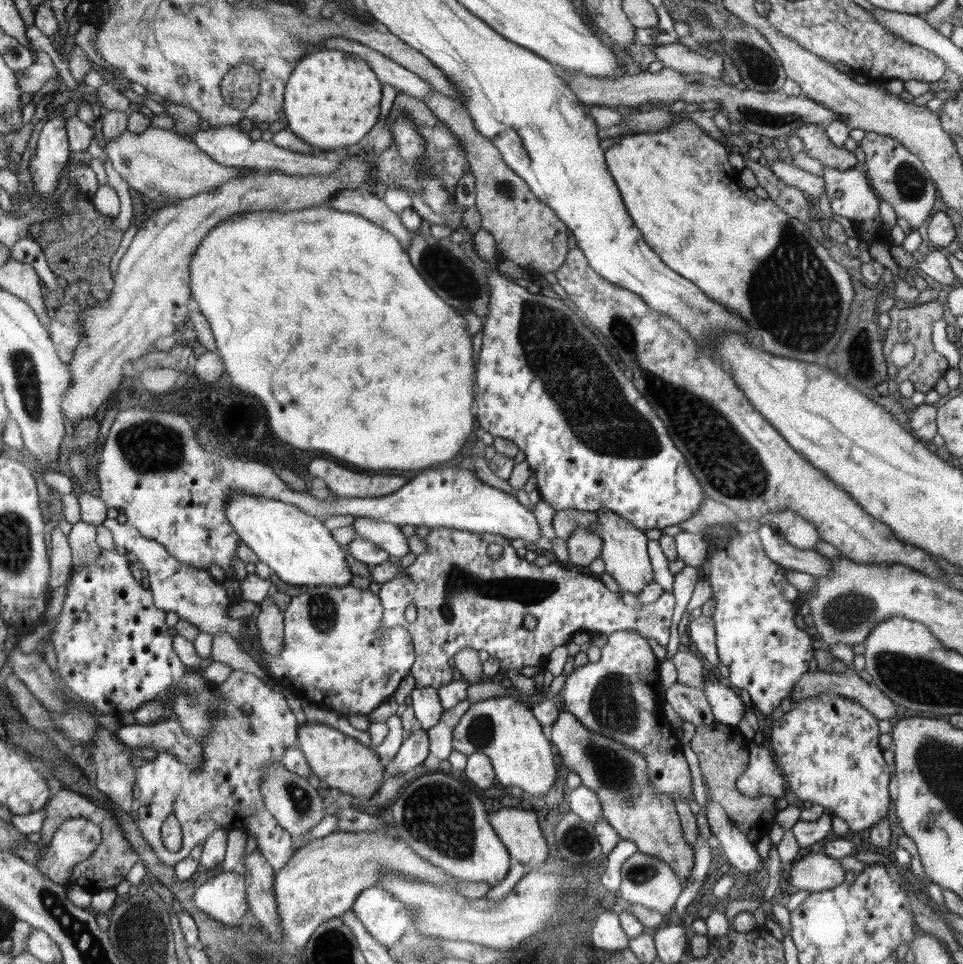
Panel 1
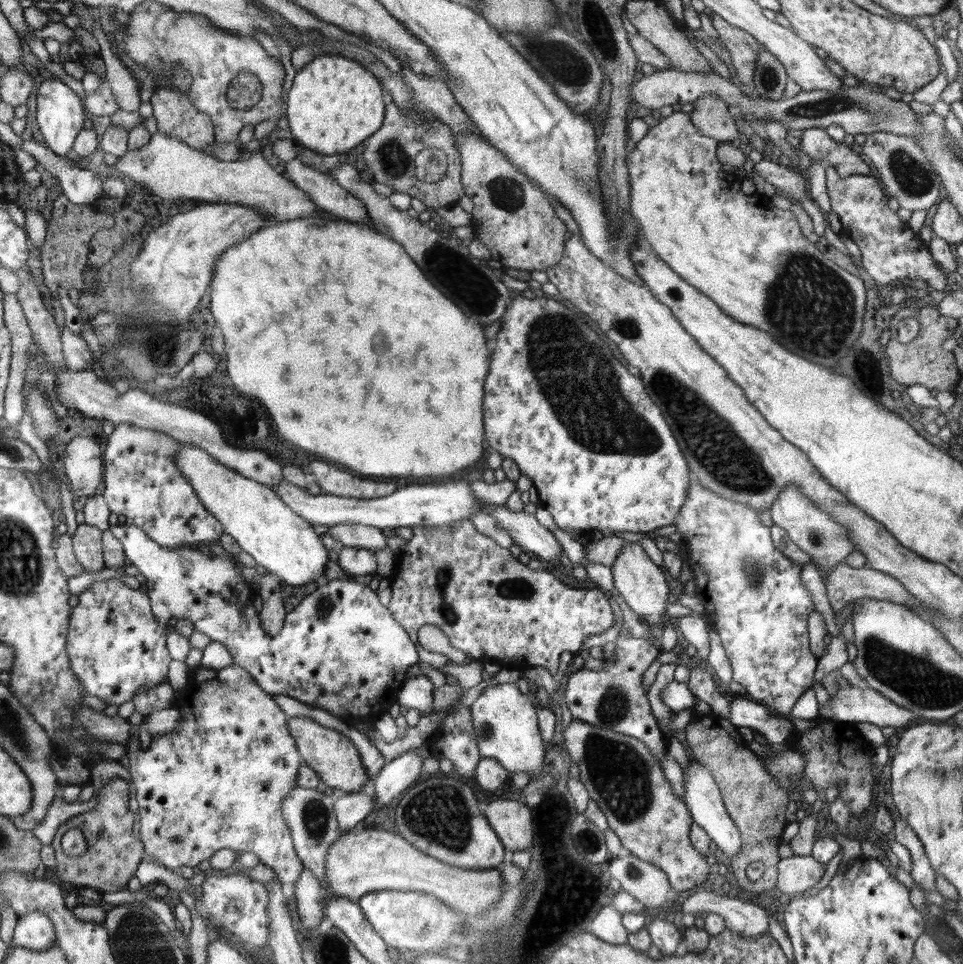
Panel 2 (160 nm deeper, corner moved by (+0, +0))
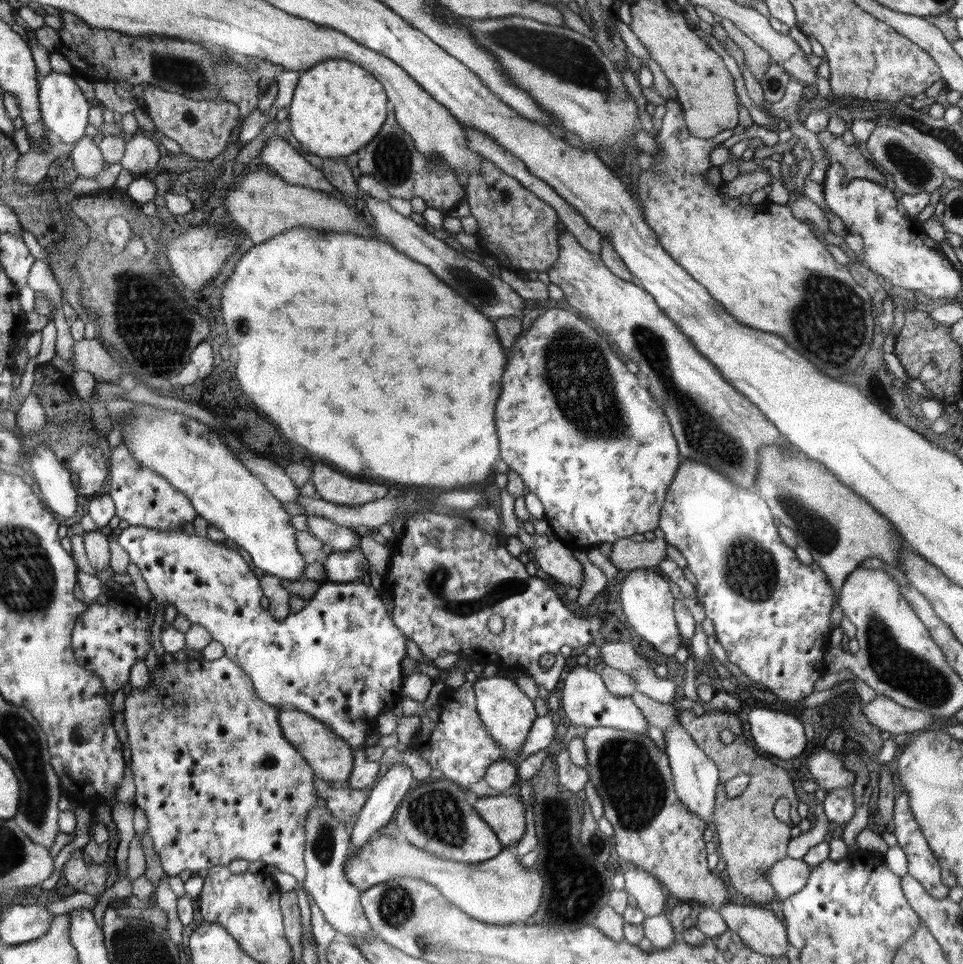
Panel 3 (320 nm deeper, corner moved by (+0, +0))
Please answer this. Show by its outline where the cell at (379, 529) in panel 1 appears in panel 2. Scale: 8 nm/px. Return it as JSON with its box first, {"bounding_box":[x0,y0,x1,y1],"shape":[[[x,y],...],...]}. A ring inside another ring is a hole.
{"bounding_box":[327,524,388,552],"shape":[[[337,524],[331,526],[327,533],[339,540],[344,547],[366,549],[372,552],[388,550],[386,535],[382,528],[367,524]]]}

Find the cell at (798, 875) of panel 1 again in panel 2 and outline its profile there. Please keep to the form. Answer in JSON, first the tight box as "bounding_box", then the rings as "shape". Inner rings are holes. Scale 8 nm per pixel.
{"bounding_box":[776,855,826,898],"shape":[[[812,855],[782,858],[777,864],[776,894],[780,898],[790,898],[804,894],[822,878],[826,865]]]}

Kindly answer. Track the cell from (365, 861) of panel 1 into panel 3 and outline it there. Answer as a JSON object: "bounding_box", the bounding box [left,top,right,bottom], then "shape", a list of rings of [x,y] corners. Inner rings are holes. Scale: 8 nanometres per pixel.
{"bounding_box":[345,836,542,924],"shape":[[[390,836],[371,838],[360,850],[350,850],[345,866],[346,878],[360,892],[375,884],[400,877],[420,879],[438,888],[450,904],[460,908],[470,918],[484,924],[525,924],[540,910],[542,900],[542,874],[534,868],[526,868],[520,863],[520,857],[503,848],[494,858],[481,863],[457,863],[455,860],[423,851],[408,841],[398,843]]]}

